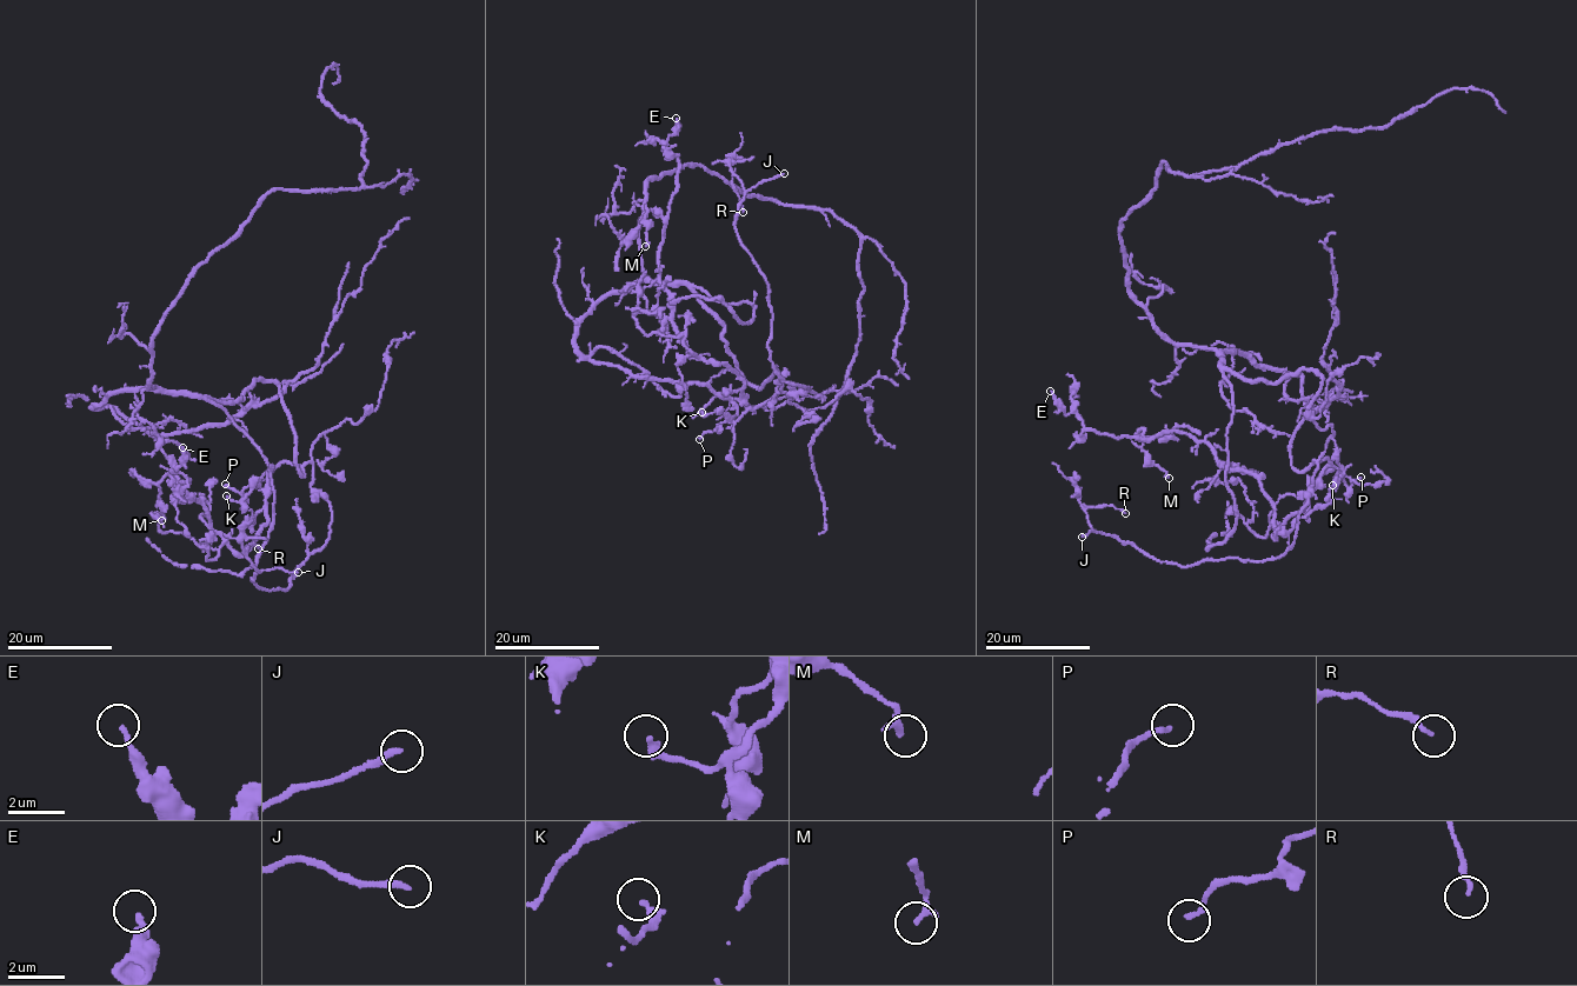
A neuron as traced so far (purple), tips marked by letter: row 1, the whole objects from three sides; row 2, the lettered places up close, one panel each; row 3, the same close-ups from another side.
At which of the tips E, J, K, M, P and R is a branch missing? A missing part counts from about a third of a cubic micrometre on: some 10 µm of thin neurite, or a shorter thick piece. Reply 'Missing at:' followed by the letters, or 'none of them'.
Missing at: J

